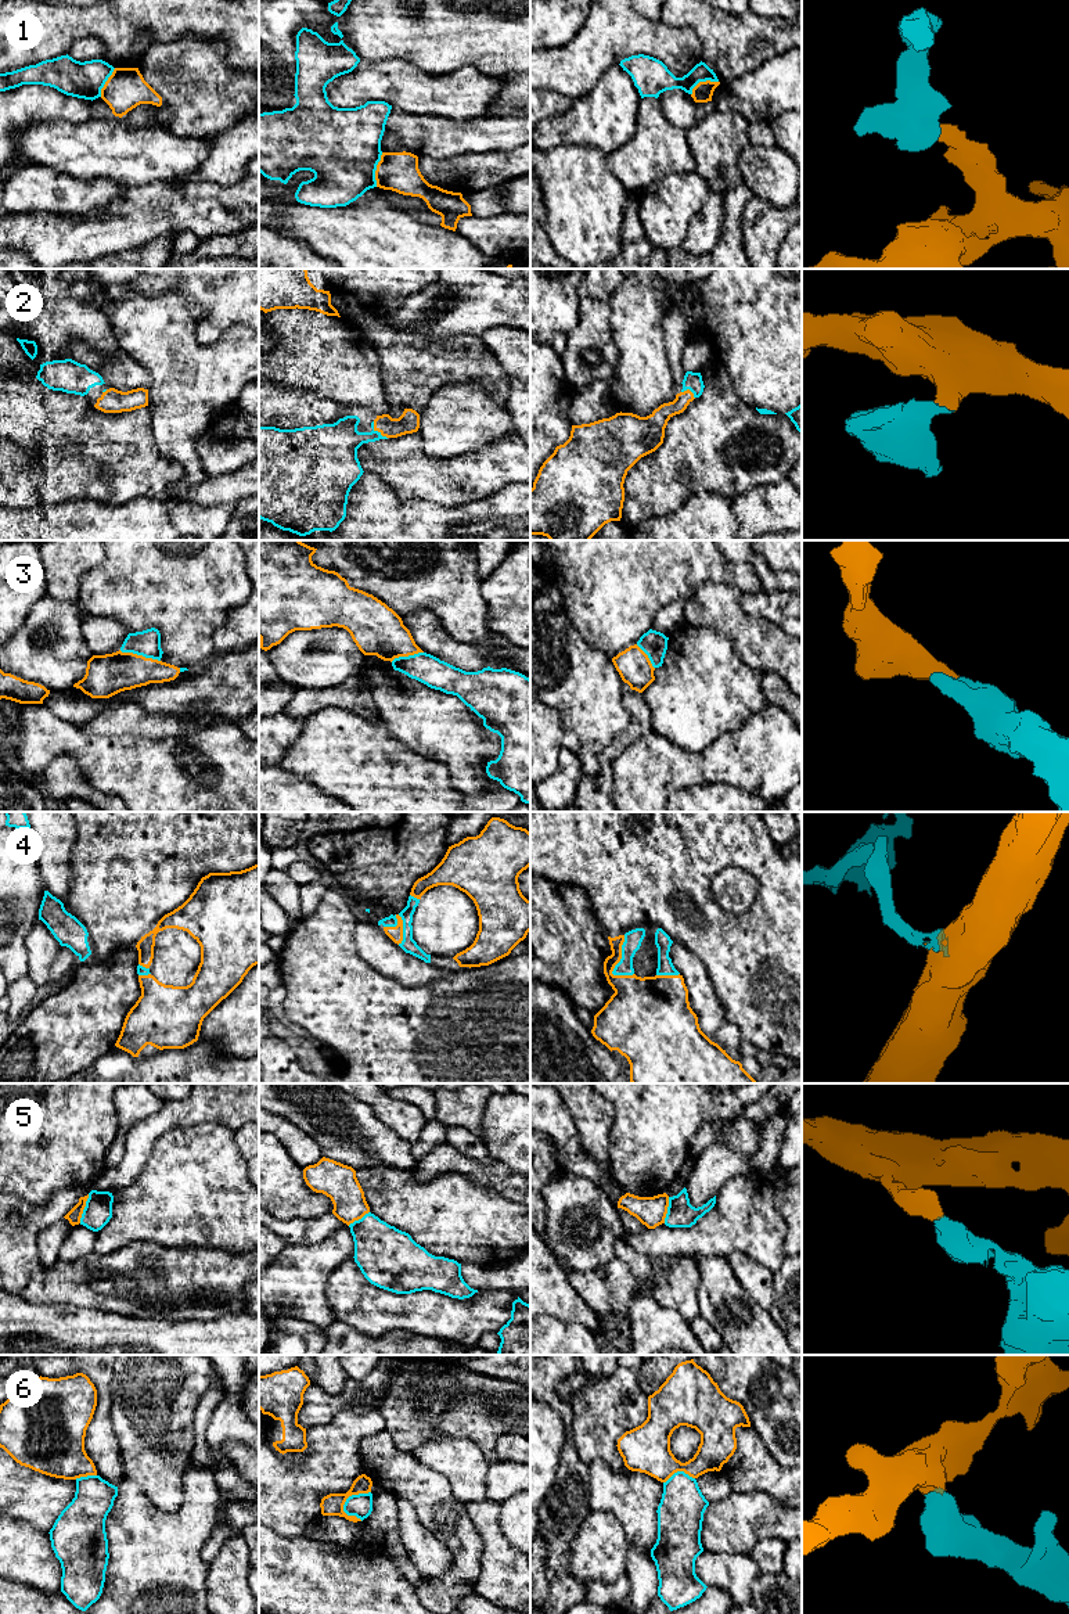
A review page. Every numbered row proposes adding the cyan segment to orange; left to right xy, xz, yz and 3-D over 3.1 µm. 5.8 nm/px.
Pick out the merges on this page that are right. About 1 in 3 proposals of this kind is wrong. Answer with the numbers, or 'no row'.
2, 3, 4

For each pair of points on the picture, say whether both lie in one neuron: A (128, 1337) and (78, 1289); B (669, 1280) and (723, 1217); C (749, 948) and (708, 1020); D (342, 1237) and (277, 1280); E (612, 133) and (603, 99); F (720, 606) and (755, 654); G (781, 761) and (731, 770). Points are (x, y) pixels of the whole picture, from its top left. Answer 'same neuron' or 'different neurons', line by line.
A: different neurons
B: different neurons
C: different neurons
D: same neuron
E: same neuron
F: same neuron
G: same neuron

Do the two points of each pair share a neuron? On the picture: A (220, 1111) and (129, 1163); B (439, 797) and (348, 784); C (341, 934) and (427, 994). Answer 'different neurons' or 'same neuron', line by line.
A: same neuron
B: same neuron
C: same neuron

